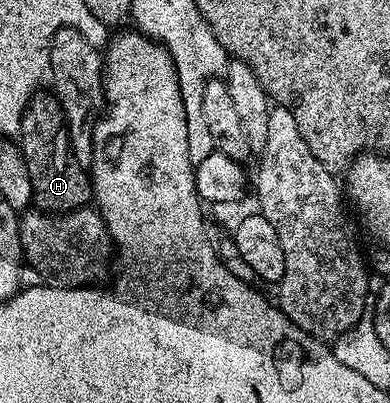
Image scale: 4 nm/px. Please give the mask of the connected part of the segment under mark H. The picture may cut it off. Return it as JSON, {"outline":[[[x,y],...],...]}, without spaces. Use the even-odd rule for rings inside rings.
{"outline":[[[39,92],[28,103],[18,128],[16,144],[22,150],[22,161],[28,167],[28,179],[34,192],[33,204],[41,212],[55,215],[70,213],[74,209],[85,209],[91,204],[90,174],[79,165],[70,150],[70,132],[66,126],[66,116],[62,104],[53,92]]]}

